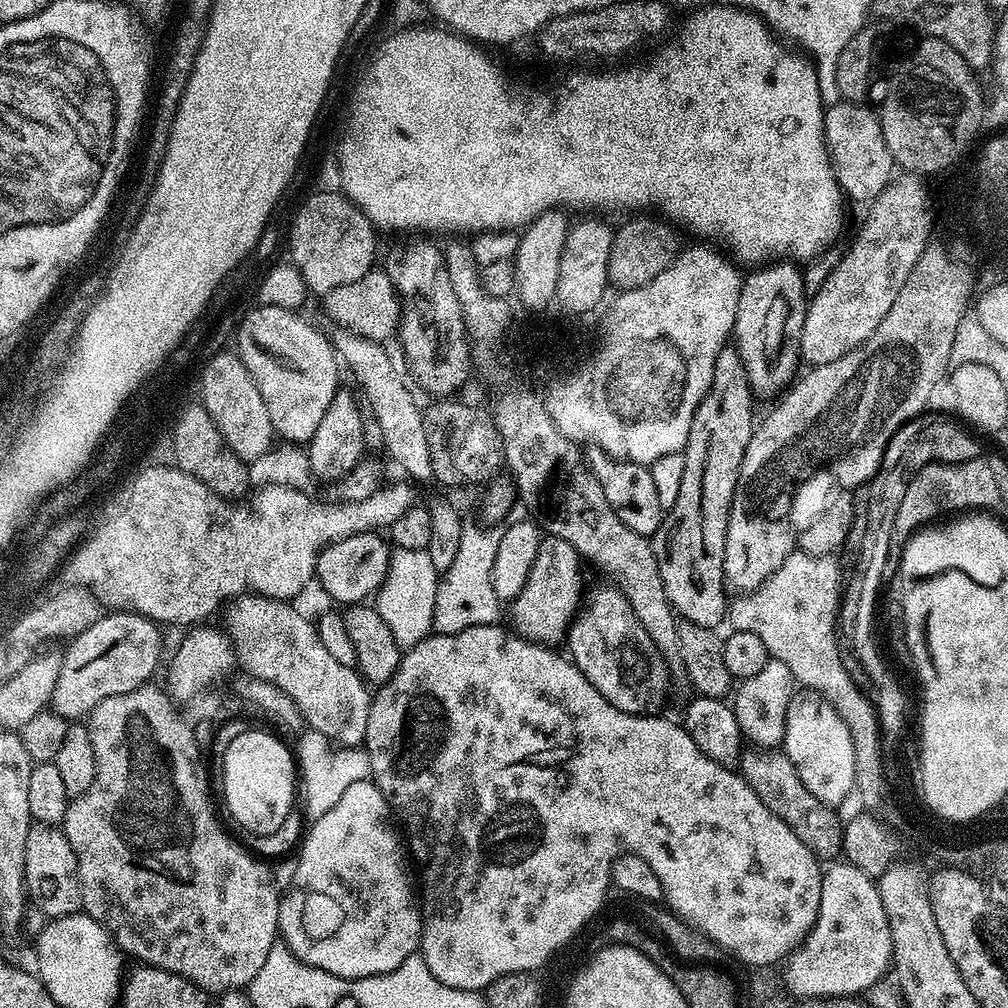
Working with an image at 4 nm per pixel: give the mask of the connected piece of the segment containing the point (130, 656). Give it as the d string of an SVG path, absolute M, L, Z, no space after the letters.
M118 611L101 615L89 628L71 637L69 644L72 645L63 649L50 708L69 722L87 717L107 696L147 685L156 672L161 629L138 612Z

